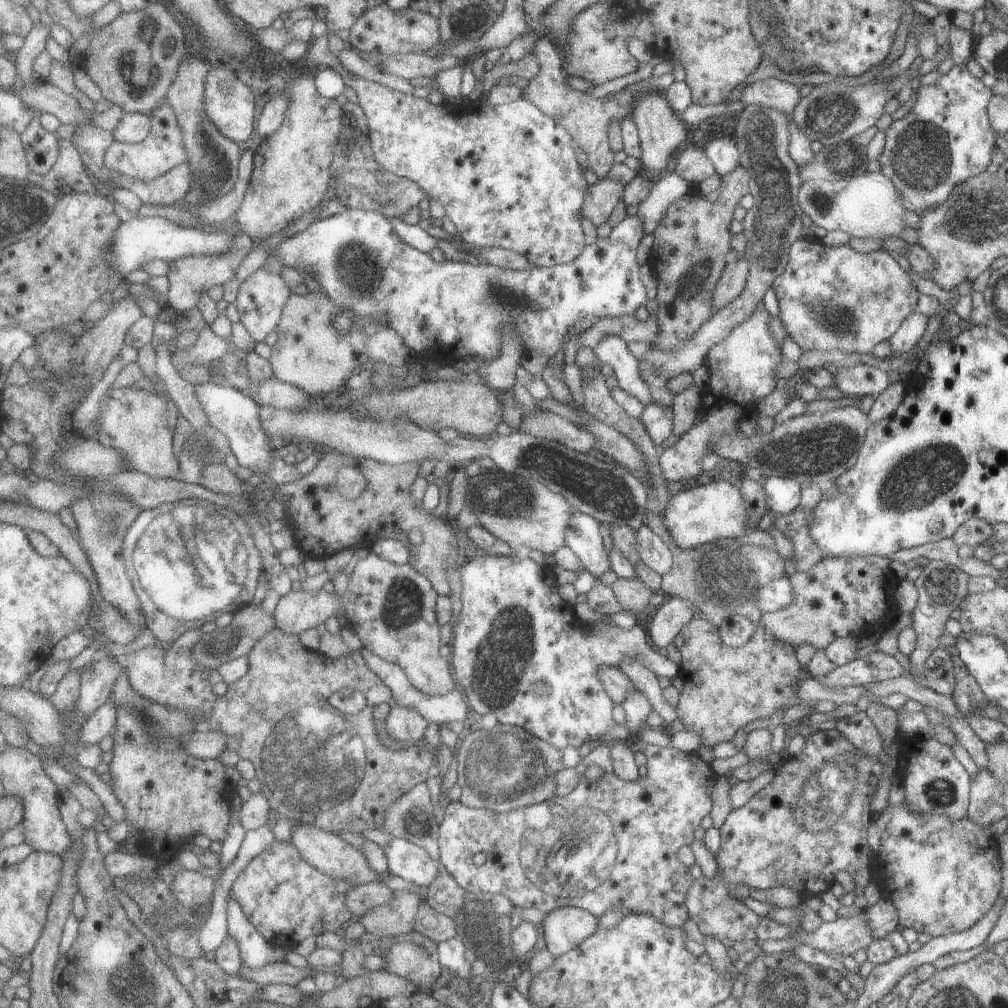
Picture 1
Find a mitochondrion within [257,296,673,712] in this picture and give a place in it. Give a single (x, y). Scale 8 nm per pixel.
(609, 491)

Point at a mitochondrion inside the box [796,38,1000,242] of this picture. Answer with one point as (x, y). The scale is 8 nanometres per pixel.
(922, 159)

